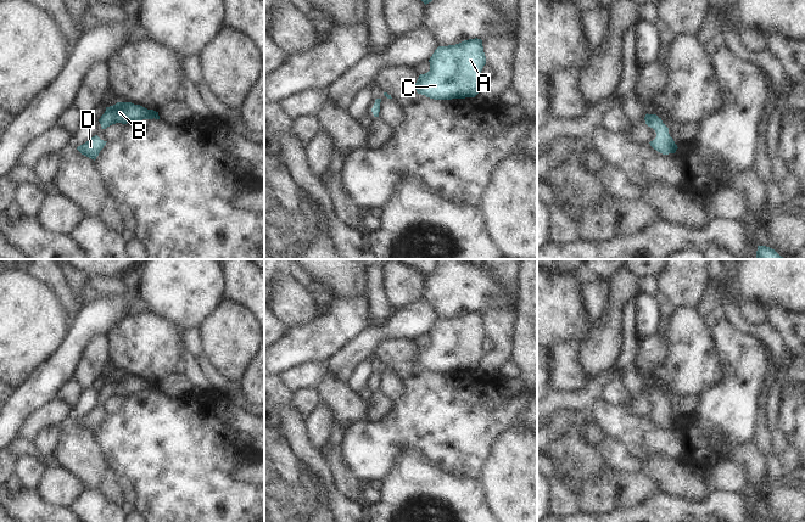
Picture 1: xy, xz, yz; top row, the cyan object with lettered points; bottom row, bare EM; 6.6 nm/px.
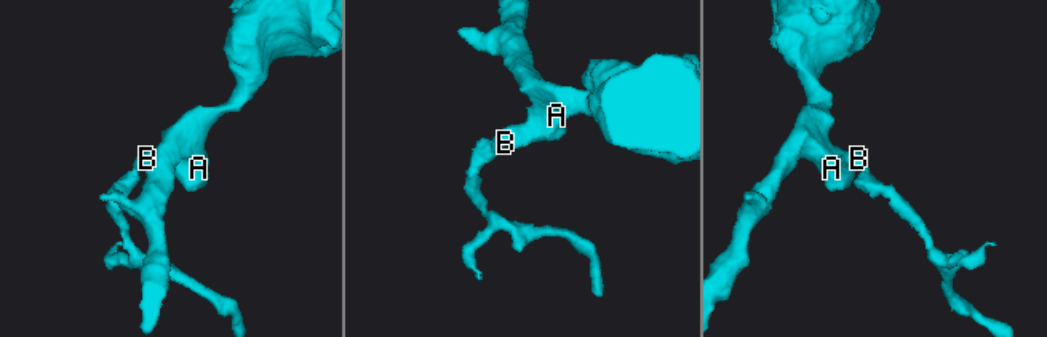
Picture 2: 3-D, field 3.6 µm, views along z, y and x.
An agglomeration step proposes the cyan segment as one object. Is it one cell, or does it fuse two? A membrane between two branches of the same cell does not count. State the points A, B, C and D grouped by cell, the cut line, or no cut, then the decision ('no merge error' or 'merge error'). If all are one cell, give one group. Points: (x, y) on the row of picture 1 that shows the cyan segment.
groups A B C D; cut none; no merge error

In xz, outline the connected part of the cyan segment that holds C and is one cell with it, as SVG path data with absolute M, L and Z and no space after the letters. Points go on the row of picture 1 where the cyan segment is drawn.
M481 39L438 46L429 60L430 71L420 74L414 88L434 100L475 97L486 88L481 71L486 64Z

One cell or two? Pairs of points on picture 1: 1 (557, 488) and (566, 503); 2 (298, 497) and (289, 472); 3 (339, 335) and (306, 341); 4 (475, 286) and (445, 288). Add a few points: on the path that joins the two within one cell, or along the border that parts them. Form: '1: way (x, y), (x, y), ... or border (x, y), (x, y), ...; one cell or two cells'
1: way (558, 492), (563, 499); one cell
2: way (292, 490), (289, 487), (289, 478); one cell
3: way (330, 335), (314, 341); one cell
4: way (468, 287), (452, 288); one cell

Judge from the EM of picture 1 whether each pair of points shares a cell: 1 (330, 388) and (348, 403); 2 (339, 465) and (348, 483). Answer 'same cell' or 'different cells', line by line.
1: same cell
2: same cell

